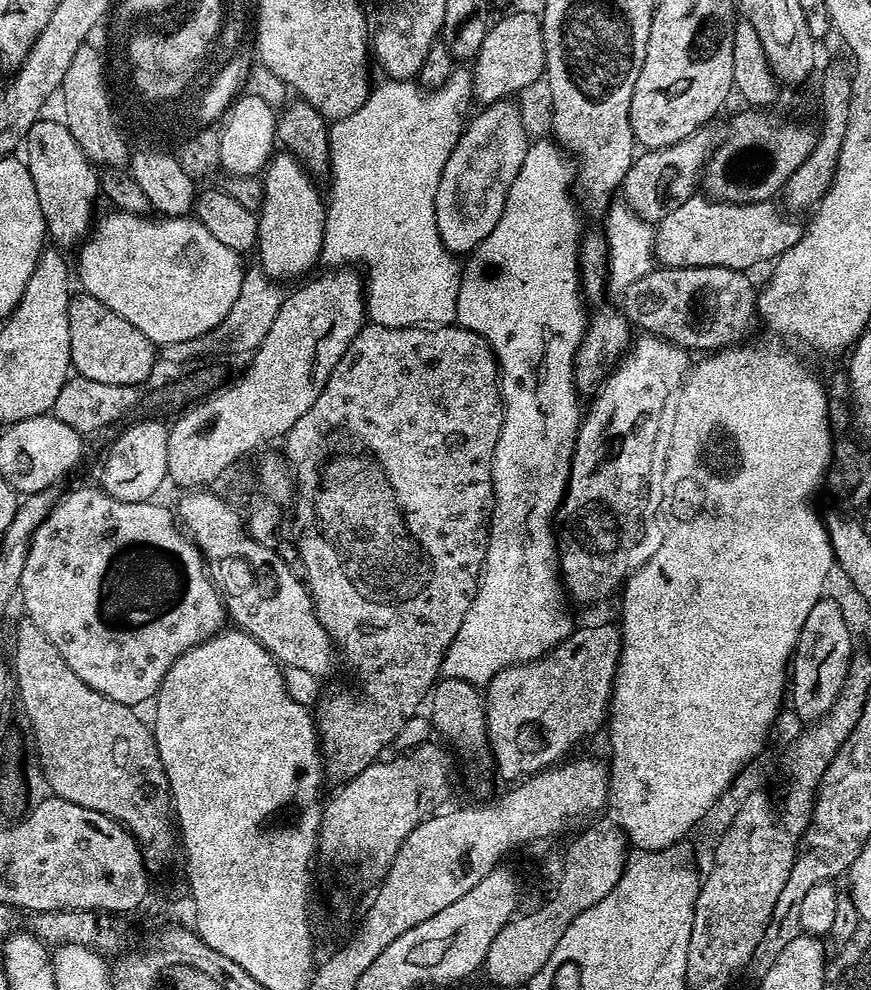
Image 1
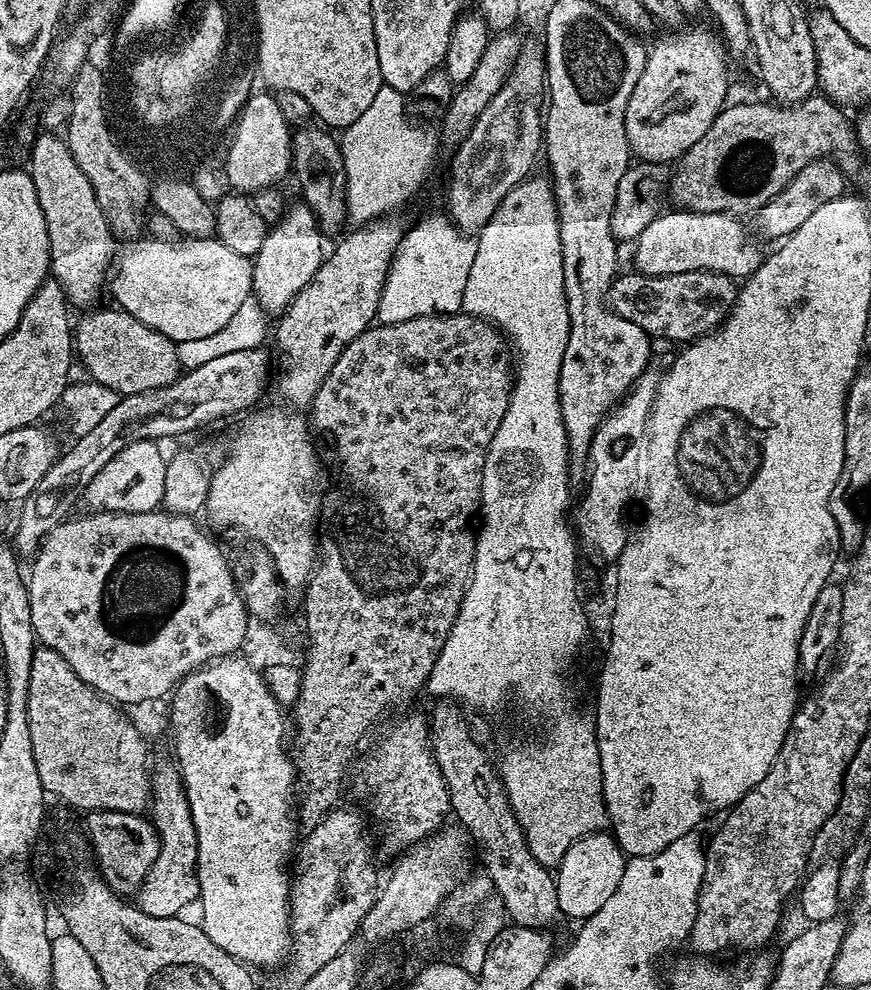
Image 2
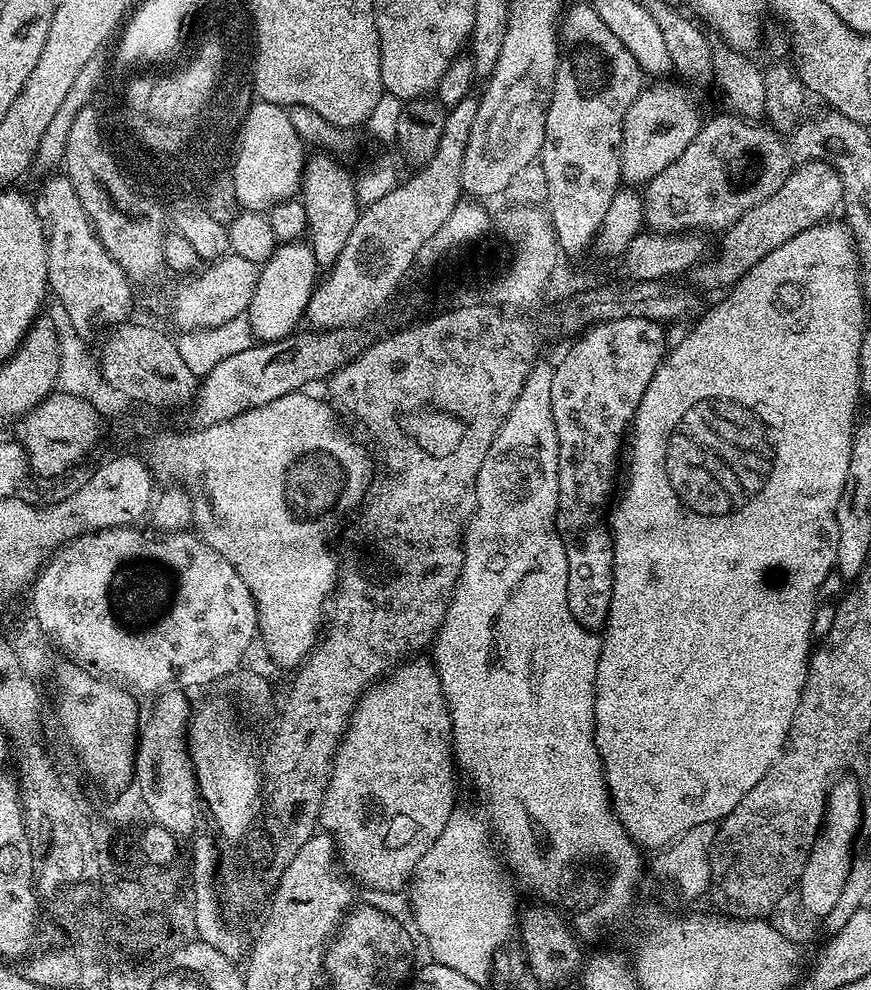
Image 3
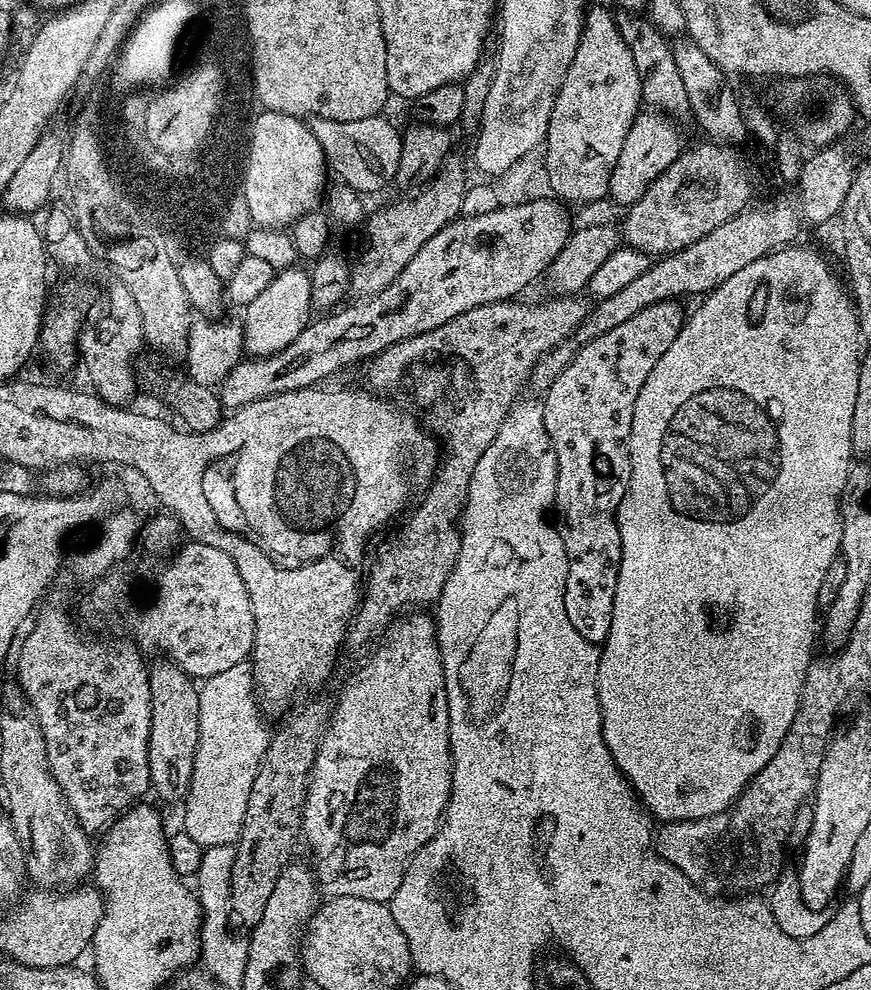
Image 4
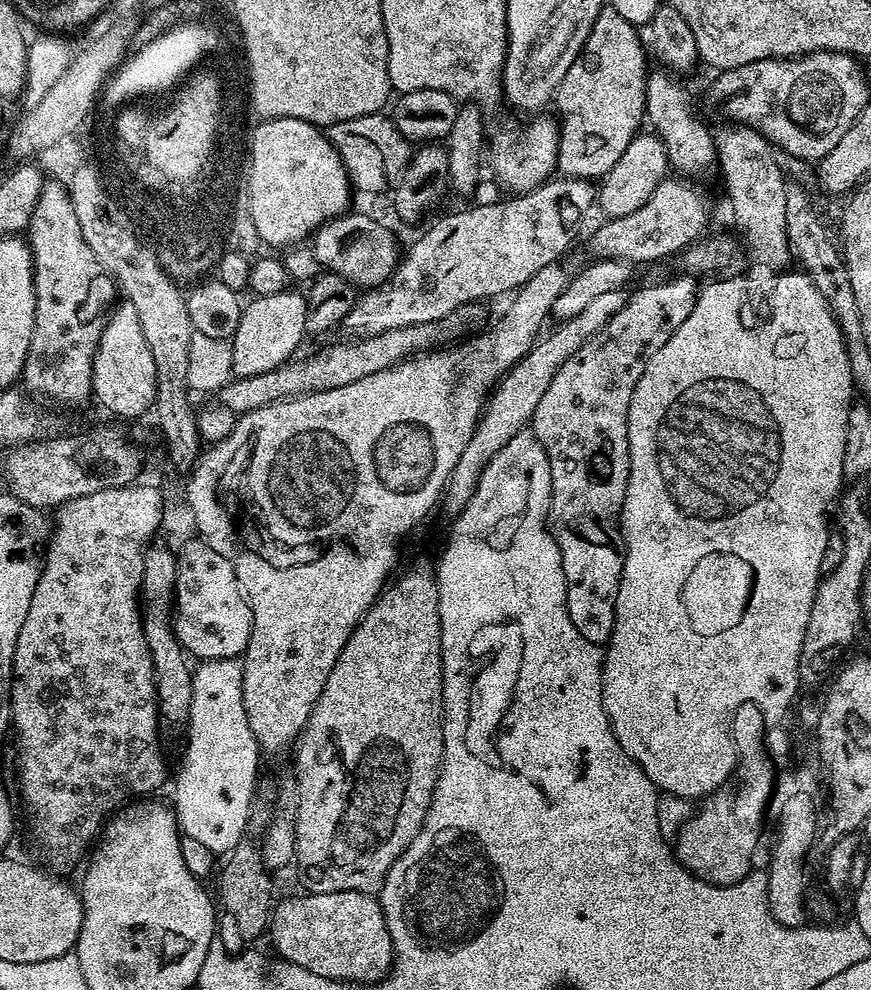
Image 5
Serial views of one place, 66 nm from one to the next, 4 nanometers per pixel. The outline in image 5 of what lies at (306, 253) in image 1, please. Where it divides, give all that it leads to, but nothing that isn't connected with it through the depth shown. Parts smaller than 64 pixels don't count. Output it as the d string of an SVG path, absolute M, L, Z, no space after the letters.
M285 290L269 296L249 299L243 305L237 332L230 339L232 345L233 377L257 376L275 368L281 368L293 359L296 347L303 342L308 332L306 314L308 301L305 293Z

